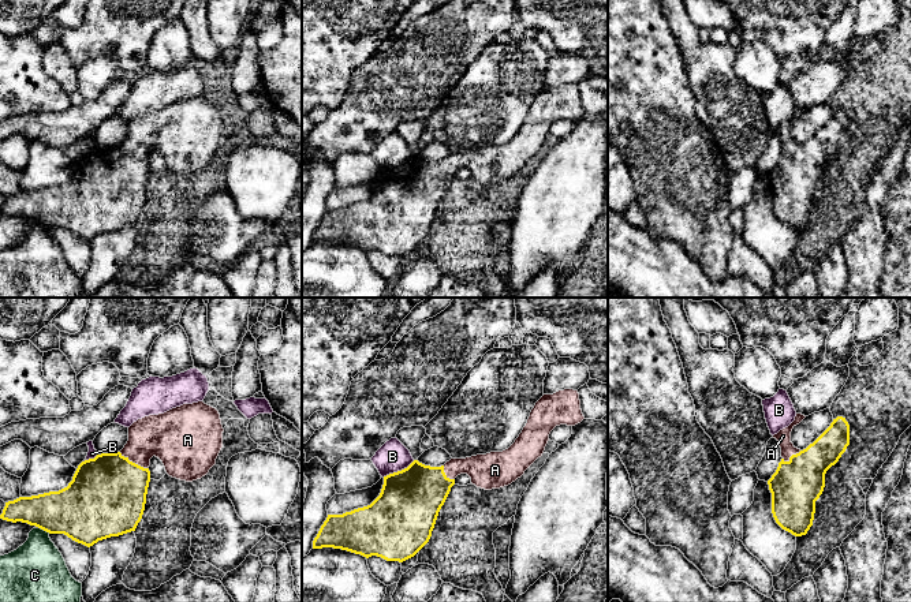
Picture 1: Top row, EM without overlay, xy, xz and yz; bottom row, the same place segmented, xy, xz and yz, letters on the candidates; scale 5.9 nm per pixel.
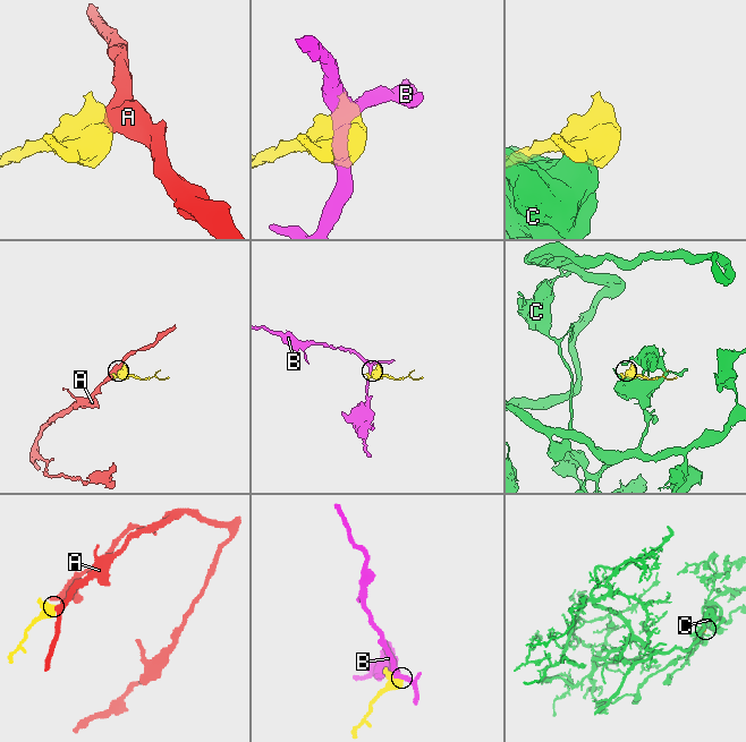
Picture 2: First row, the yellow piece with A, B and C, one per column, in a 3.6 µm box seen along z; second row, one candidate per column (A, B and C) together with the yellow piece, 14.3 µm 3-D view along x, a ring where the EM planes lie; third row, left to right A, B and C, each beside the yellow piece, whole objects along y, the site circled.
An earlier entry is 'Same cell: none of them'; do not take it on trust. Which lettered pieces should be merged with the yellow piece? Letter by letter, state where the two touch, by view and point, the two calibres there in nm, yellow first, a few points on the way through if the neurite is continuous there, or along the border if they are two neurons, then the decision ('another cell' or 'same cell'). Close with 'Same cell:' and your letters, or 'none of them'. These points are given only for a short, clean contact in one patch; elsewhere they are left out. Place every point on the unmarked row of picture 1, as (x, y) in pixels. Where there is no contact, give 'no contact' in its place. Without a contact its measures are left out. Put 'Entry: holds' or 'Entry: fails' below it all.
A: xy (134, 157) | 460/280 nm | across xy (107, 190), (134, 157), (160, 131), (167, 130) | same cell
B: xz (398, 165) | 360/180 nm | another cell
C: xy (44, 224) | 340/360 nm | another cell
Same cell: A
Entry: fails

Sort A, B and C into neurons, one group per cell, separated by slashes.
A / B / C

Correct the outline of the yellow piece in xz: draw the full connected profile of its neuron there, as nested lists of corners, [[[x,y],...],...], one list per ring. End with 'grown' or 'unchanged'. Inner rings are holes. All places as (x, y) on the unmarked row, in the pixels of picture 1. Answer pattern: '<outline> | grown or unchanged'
[[[578,85],[544,89],[508,143],[451,153],[441,161],[414,154],[407,162],[384,171],[381,187],[370,199],[328,209],[313,243],[333,242],[403,257],[429,236],[458,169],[467,168],[473,179],[485,184],[508,180],[542,150],[556,120],[575,120],[583,113]]] | grown

